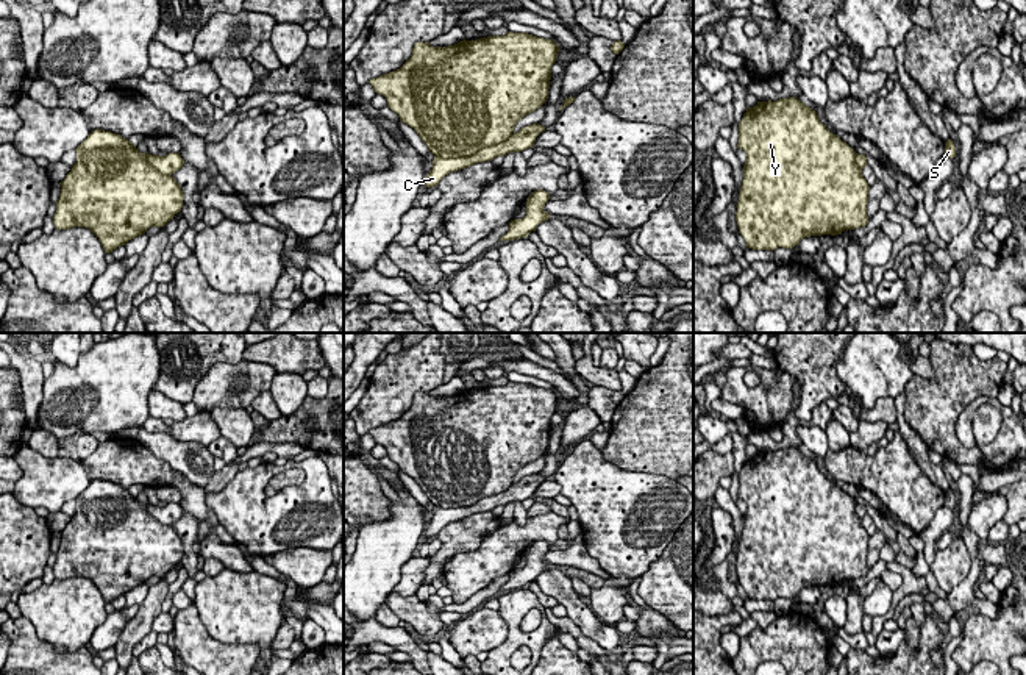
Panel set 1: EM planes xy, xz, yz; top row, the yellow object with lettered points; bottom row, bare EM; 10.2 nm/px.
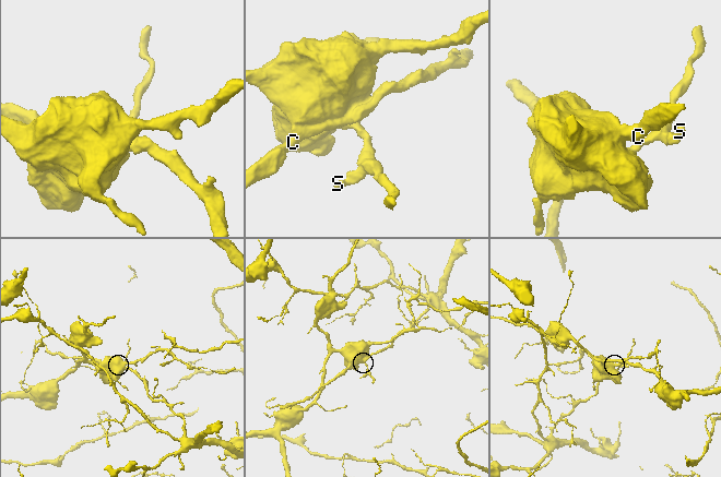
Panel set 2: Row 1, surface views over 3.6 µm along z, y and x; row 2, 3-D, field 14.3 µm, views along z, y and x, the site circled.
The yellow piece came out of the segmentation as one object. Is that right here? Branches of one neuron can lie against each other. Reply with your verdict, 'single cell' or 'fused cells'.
fused cells

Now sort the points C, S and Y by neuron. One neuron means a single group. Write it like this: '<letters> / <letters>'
C / S Y

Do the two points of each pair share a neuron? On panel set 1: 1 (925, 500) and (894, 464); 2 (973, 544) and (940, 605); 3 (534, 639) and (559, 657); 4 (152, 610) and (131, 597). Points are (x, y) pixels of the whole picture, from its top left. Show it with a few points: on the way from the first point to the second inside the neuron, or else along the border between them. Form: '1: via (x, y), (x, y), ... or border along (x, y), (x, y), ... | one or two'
1: via (915, 491), (898, 474) | one
2: via (975, 561), (972, 580), (958, 596) | one
3: border along (558, 632), (545, 642), (539, 658) | two
4: border along (149, 588), (139, 605) | two

